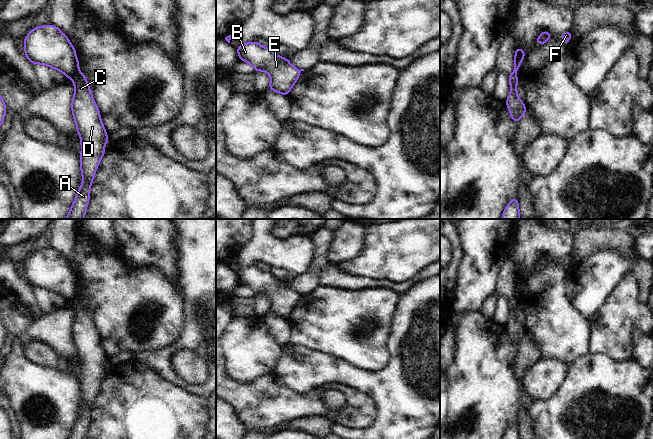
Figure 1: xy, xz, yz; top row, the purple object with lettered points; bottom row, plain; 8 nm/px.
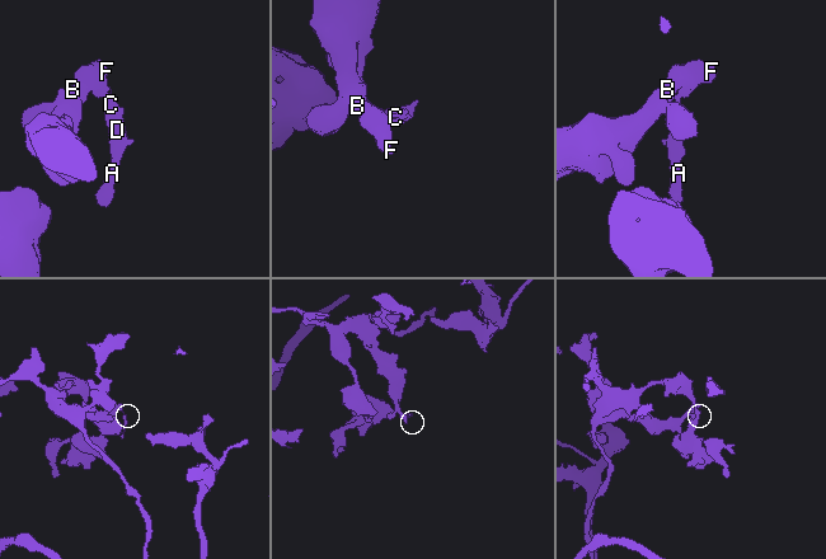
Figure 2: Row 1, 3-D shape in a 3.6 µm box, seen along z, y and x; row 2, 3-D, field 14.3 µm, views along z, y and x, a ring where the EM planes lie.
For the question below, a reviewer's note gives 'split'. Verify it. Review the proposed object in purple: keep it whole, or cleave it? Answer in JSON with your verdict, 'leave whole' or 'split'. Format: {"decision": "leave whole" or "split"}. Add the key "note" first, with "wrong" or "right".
{"note": "right", "decision": "split"}

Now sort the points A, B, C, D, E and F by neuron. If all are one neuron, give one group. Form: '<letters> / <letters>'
A C D / B E F

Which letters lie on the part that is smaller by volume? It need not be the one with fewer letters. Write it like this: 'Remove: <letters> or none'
Remove: A, C, D

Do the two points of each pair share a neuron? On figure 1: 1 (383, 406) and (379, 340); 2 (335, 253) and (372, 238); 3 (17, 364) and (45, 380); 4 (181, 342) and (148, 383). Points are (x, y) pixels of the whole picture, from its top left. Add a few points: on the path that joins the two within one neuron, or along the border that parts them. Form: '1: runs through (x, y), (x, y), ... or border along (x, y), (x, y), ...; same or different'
1: border along (387, 346), (389, 361), (384, 367), (358, 368); different
2: border along (366, 229), (363, 249), (356, 256), (349, 259); different
3: runs through (24, 371), (33, 380), (38, 380); same
4: border along (136, 361), (147, 365), (177, 385); different

